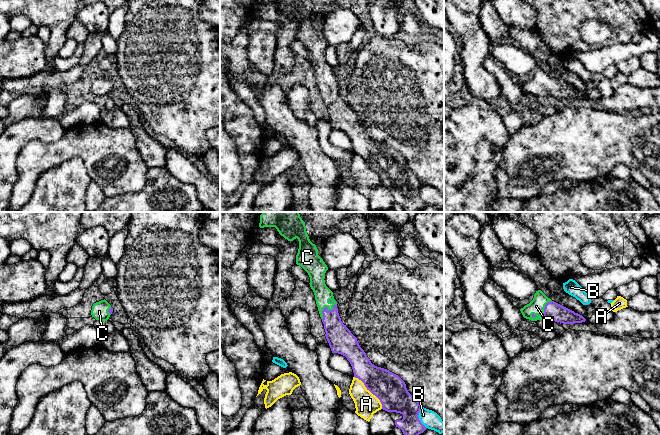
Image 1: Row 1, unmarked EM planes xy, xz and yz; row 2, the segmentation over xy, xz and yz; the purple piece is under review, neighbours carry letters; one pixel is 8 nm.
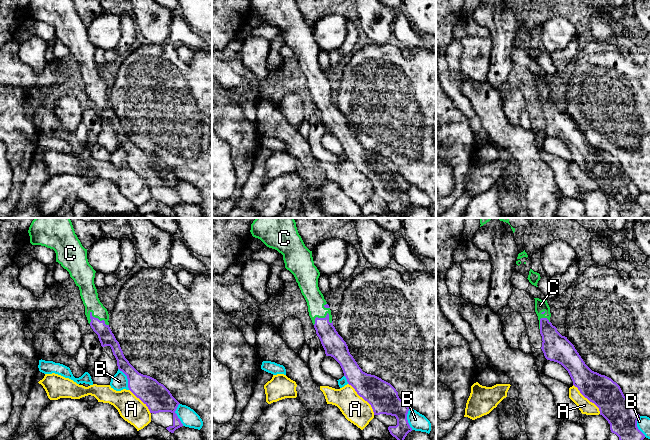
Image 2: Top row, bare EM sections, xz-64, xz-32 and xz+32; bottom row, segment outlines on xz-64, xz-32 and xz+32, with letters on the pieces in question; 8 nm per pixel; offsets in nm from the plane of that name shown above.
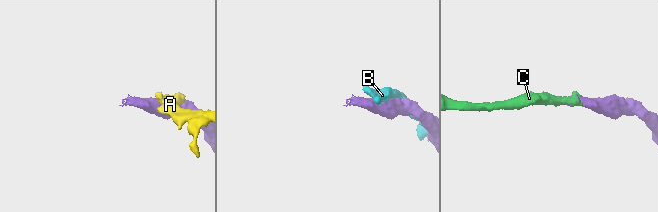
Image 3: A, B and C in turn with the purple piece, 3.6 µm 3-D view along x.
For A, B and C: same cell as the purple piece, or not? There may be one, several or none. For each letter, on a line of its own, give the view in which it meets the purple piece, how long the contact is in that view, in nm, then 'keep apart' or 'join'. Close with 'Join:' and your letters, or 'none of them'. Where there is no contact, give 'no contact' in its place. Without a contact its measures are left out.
A: contact in xz; length 340 nm; keep apart
B: contact in xz; length 180 nm; keep apart
C: contact in xz; length 170 nm; join
Join: C

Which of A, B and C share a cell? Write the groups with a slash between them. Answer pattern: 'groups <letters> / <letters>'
groups A / B / C

